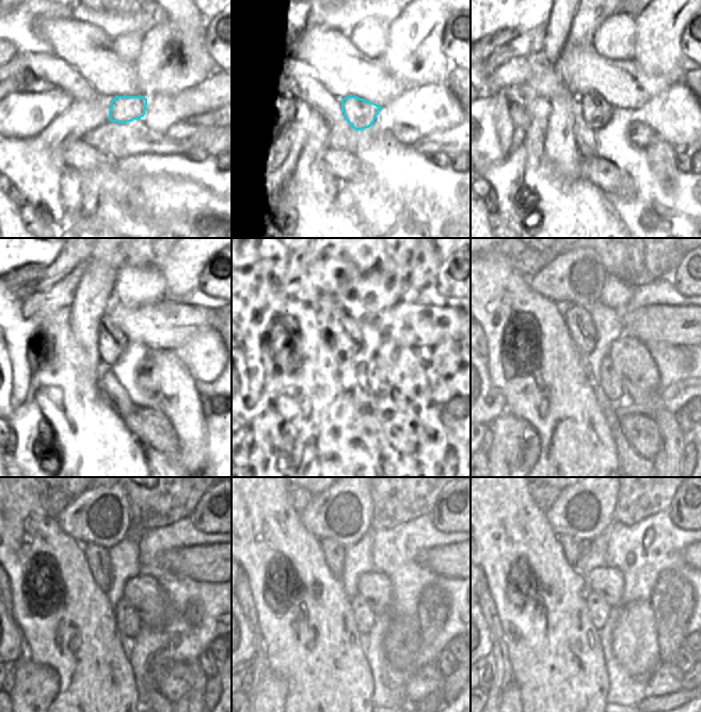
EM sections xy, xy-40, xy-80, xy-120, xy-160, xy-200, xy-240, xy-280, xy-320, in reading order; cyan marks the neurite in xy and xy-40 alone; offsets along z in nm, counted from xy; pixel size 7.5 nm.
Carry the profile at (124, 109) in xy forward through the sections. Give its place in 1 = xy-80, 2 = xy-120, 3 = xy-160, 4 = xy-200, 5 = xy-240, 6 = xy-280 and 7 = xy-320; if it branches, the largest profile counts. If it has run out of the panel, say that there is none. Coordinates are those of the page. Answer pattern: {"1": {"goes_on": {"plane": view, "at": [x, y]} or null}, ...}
{"1": {"goes_on": {"plane": "xy-80", "at": [596, 112]}}, "2": {"goes_on": {"plane": "xy-120", "at": [112, 343]}}, "3": {"goes_on": {"plane": "xy-160", "at": [344, 330]}}, "4": {"goes_on": {"plane": "xy-200", "at": [578, 321]}}, "5": {"goes_on": {"plane": "xy-240", "at": [97, 557]}}, "6": {"goes_on": {"plane": "xy-280", "at": [334, 553]}}, "7": {"goes_on": {"plane": "xy-320", "at": [571, 547]}}}

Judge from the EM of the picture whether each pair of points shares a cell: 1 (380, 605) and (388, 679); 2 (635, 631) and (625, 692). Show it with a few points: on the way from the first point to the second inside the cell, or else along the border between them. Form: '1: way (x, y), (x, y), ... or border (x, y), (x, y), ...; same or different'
1: way (381, 623), (377, 635), (377, 661); same
2: border (612, 652), (615, 658), (631, 674), (648, 677); different

